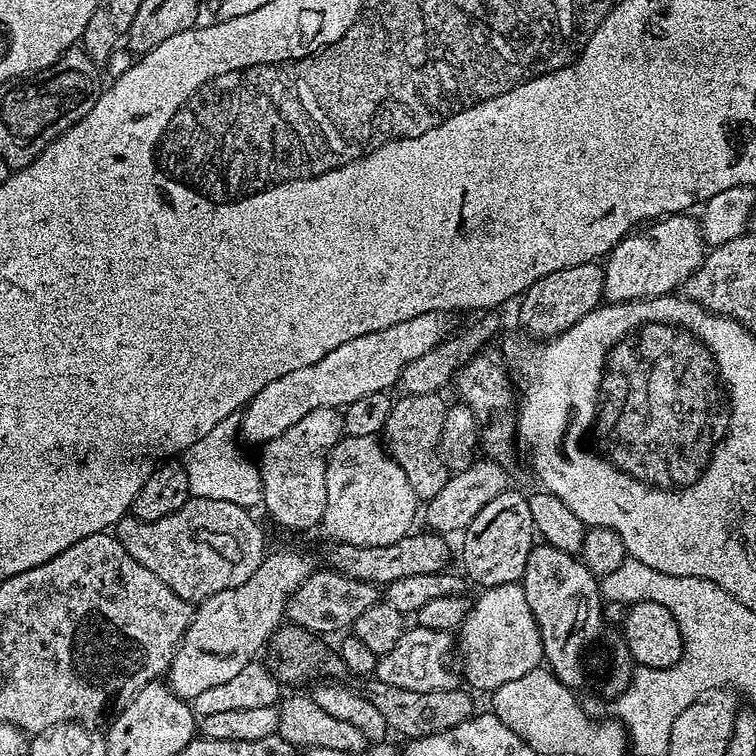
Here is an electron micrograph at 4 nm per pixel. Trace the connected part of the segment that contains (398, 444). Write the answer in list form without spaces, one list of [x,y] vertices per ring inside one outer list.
[[[418,394],[417,396],[401,395],[390,410],[390,418],[386,418],[386,426],[382,433],[382,443],[389,456],[402,466],[406,478],[410,482],[410,490],[414,490],[417,501],[433,500],[446,486],[449,470],[438,454],[438,437],[442,434],[442,422],[446,419],[449,405],[440,394]]]

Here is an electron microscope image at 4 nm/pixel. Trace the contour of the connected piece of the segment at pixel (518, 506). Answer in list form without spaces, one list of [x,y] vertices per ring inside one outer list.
[[[515,490],[498,494],[498,498],[493,498],[487,506],[482,506],[482,511],[474,518],[474,522],[470,522],[470,526],[464,529],[462,539],[464,539],[460,544],[460,556],[464,559],[462,572],[471,583],[473,580],[477,584],[477,589],[520,584],[524,579],[526,558],[530,558],[530,550],[537,539],[534,518],[530,518],[528,496],[525,493],[515,492]]]

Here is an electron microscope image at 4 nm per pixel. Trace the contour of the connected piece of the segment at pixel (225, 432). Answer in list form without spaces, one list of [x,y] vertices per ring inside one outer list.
[[[231,416],[230,418],[226,418],[222,422],[218,422],[218,426],[214,426],[214,430],[210,430],[210,434],[206,434],[206,438],[198,438],[198,442],[194,442],[194,446],[190,446],[182,453],[182,463],[184,469],[186,470],[186,482],[190,482],[190,490],[192,491],[192,496],[197,496],[198,498],[218,498],[222,502],[234,502],[238,506],[242,506],[243,508],[249,510],[256,510],[263,505],[264,495],[262,494],[262,478],[260,477],[259,467],[255,463],[252,464],[250,461],[244,457],[244,452],[242,449],[236,445],[236,436],[238,440],[238,433],[240,432],[240,422],[236,416]]]

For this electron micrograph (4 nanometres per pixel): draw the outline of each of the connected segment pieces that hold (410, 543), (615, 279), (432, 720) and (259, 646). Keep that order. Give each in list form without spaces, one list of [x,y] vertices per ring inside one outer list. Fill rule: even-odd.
[[[413,530],[408,535],[398,538],[390,546],[350,546],[349,544],[329,543],[328,549],[324,552],[324,560],[329,569],[333,572],[341,572],[350,578],[358,578],[362,582],[370,582],[377,586],[387,586],[390,582],[398,582],[398,578],[411,578],[414,574],[434,574],[445,571],[448,564],[448,544],[443,535],[431,530]]]
[[[688,214],[665,216],[618,241],[603,261],[604,300],[621,304],[671,296],[685,284],[700,269],[706,255],[699,219],[690,217]]]
[[[375,678],[363,681],[362,694],[366,702],[371,702],[386,718],[389,731],[404,736],[403,739],[416,739],[430,734],[441,733],[442,730],[458,726],[458,722],[466,722],[474,714],[472,700],[461,690],[447,692],[415,692],[402,686],[394,686],[390,682],[382,682]]]
[[[269,551],[258,570],[254,570],[242,586],[222,590],[199,601],[166,673],[166,683],[172,692],[190,702],[205,690],[222,686],[222,682],[234,678],[242,666],[253,663],[273,633],[281,627],[288,599],[299,590],[312,571],[314,564],[296,552]]]

